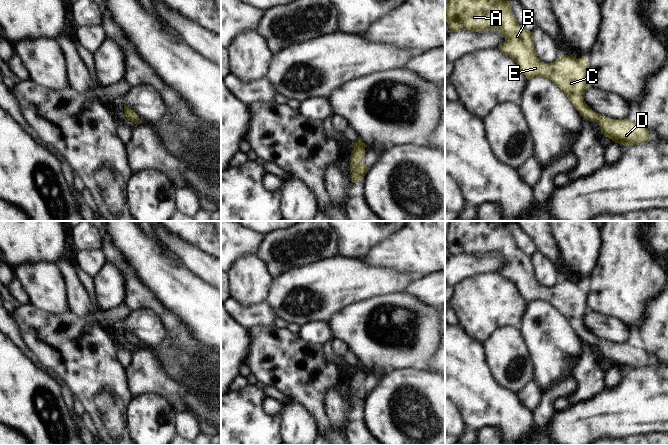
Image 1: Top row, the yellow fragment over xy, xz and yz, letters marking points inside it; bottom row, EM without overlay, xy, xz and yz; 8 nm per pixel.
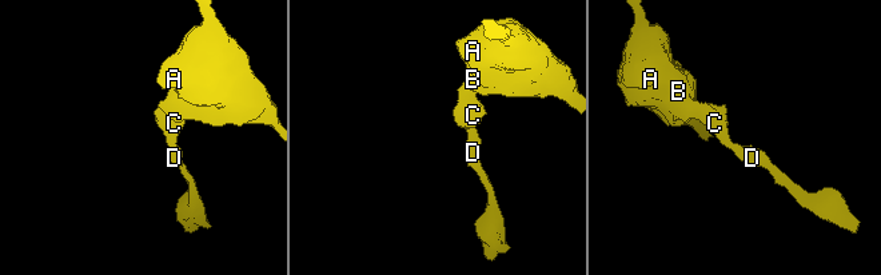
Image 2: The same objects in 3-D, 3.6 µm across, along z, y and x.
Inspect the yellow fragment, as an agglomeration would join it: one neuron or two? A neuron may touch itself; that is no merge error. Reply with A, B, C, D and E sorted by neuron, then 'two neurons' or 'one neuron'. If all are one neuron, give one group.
groups A B C D E; one neuron

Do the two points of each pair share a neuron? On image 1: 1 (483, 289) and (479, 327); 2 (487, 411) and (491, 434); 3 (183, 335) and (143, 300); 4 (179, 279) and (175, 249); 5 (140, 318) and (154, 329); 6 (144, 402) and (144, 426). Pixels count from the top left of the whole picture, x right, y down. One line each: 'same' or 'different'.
1: same
2: different
3: same
4: different
5: same
6: same

